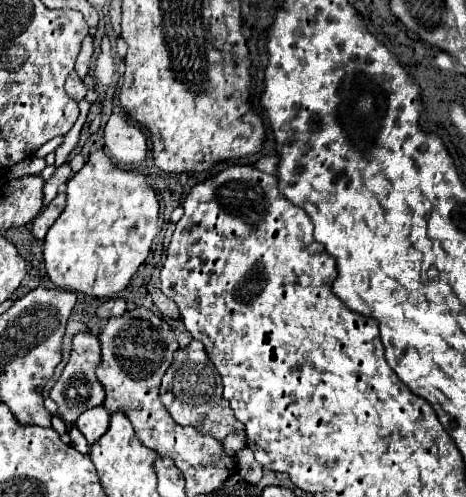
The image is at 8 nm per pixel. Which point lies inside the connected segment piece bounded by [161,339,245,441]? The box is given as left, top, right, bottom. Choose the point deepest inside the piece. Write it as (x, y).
(191, 390)

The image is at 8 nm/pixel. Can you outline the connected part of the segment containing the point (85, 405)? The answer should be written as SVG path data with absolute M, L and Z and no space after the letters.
M79 333L73 337L73 351L71 357L59 377L59 381L55 383L55 387L51 389L49 397L59 405L57 415L67 423L67 425L75 425L77 417L91 407L103 405L105 399L105 389L101 387L101 383L95 377L95 367L99 365L101 357L101 347L99 347L99 339L93 333Z

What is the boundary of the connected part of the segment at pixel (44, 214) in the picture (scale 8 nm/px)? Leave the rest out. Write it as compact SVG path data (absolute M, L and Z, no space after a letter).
M59 191L57 197L33 219L33 223L31 223L31 233L33 233L35 239L43 239L43 237L45 237L45 233L47 233L49 227L53 225L55 217L61 215L63 207L65 207L65 191Z

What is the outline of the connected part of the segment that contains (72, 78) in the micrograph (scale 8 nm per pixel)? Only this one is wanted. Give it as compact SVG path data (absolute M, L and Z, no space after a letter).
M73 71L69 77L67 77L65 87L67 87L69 97L71 97L71 99L75 99L75 101L81 101L81 99L85 97L85 93L87 93L87 87L83 85L83 81L79 79L79 75L77 75L75 71Z

